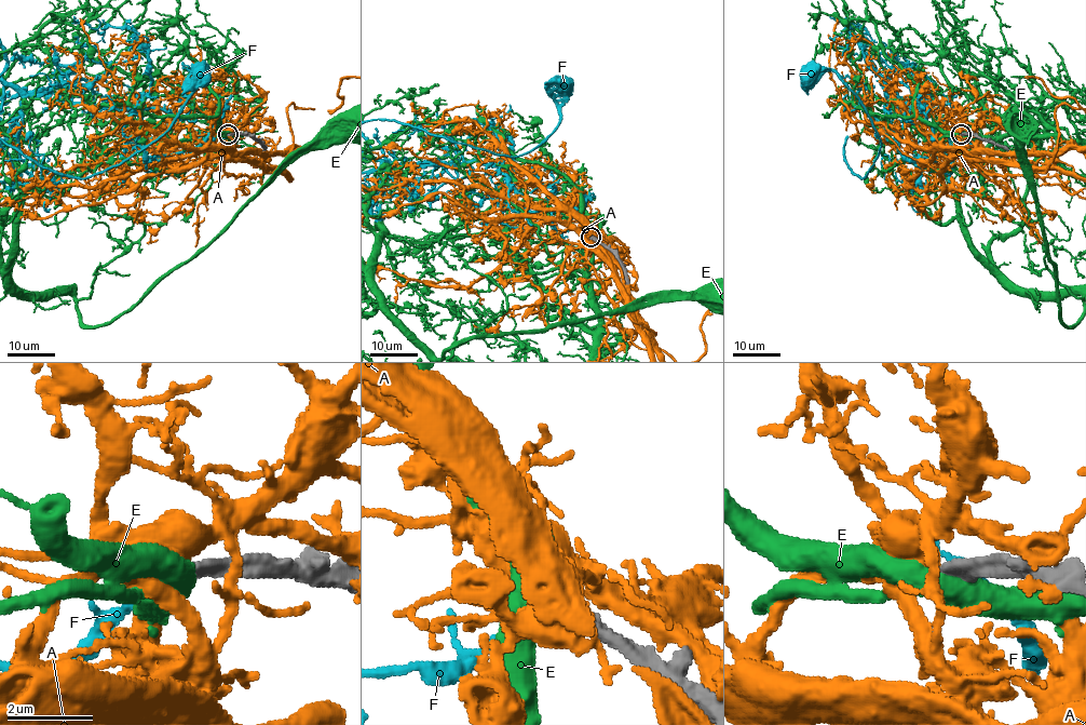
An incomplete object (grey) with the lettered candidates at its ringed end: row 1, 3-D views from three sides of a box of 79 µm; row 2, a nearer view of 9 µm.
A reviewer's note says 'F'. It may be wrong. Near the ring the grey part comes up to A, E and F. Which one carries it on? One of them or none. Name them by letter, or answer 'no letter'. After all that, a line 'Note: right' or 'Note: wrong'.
no letter
Note: wrong

